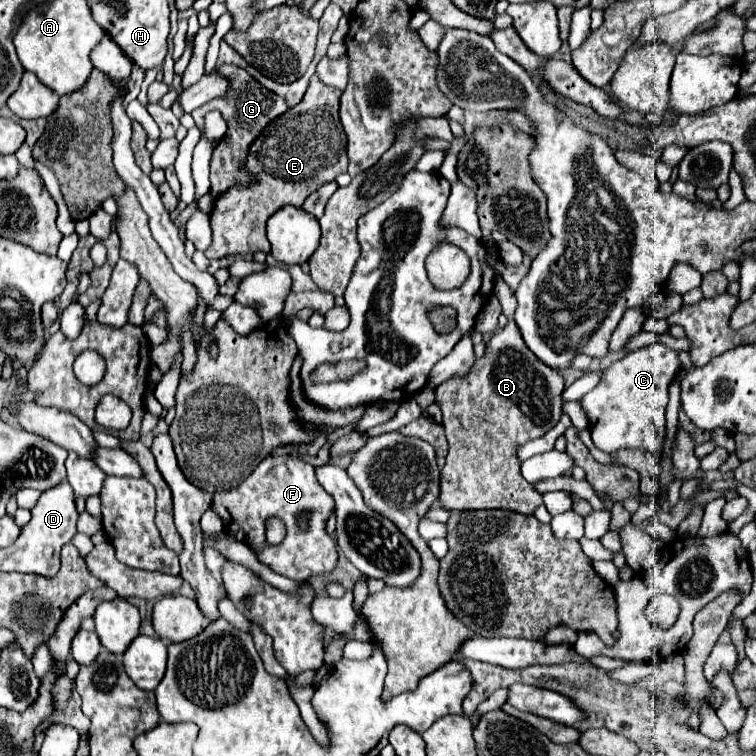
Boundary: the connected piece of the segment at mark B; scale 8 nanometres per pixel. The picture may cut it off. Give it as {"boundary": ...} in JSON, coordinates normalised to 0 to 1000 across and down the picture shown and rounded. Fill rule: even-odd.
{"boundary":[[[665,369],[655,374],[653,386],[661,403],[664,403],[664,414],[672,419],[669,433],[656,435],[656,438],[651,440],[648,451],[643,454],[643,467],[640,467],[640,472],[635,472],[635,475],[630,478],[630,485],[624,485],[624,491],[622,491],[614,501],[598,501],[598,507],[585,507],[582,512],[577,512],[577,533],[579,533],[582,541],[585,541],[585,552],[587,552],[585,562],[590,565],[590,578],[593,578],[593,586],[595,586],[595,597],[593,597],[593,602],[590,602],[590,615],[587,615],[587,620],[585,620],[582,660],[579,660],[579,663],[582,663],[585,671],[590,671],[590,673],[595,673],[595,676],[614,676],[614,673],[672,673],[672,676],[683,676],[683,679],[690,679],[690,681],[706,681],[709,671],[717,665],[717,655],[712,655],[712,652],[706,649],[706,644],[690,631],[690,626],[688,626],[688,610],[683,607],[680,594],[685,591],[685,586],[696,586],[696,583],[701,583],[701,581],[709,581],[709,578],[720,575],[728,565],[735,562],[735,557],[741,554],[741,536],[743,536],[741,520],[743,520],[743,515],[746,515],[746,504],[743,504],[743,496],[741,496],[738,491],[725,491],[725,483],[714,480],[714,478],[709,475],[709,470],[704,470],[704,464],[698,464],[698,459],[693,459],[693,448],[690,448],[690,443],[688,443],[688,435],[684,433],[683,427],[680,427],[680,422],[677,422],[677,417],[680,417],[680,411],[683,411],[684,398],[680,388],[676,386],[673,378]]]}

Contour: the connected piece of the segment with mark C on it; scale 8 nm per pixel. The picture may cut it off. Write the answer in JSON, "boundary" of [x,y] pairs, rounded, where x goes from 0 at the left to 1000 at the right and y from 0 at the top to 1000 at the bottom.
{"boundary":[[[878,456],[841,462],[810,485],[799,488],[794,507],[767,528],[786,589],[807,602],[820,594],[847,594],[876,602],[881,581],[878,546],[884,536],[884,509],[894,499],[897,488],[897,467]]]}

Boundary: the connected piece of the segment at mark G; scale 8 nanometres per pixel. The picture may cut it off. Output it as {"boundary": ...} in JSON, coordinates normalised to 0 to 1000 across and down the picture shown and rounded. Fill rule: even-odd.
{"boundary":[[[294,86],[294,89],[288,89],[288,99],[302,104],[304,112],[302,112],[299,128],[286,128],[272,136],[275,144],[288,144],[302,163],[302,176],[283,197],[283,205],[278,213],[278,239],[280,239],[278,258],[283,263],[291,255],[302,253],[304,247],[312,247],[312,245],[331,247],[331,245],[341,242],[341,234],[333,226],[323,224],[320,213],[328,208],[331,192],[336,189],[339,181],[344,181],[344,176],[352,171],[352,165],[378,147],[378,134],[373,128],[362,126],[360,120],[354,120],[352,115],[347,115],[325,91],[312,89],[312,86]]]}

